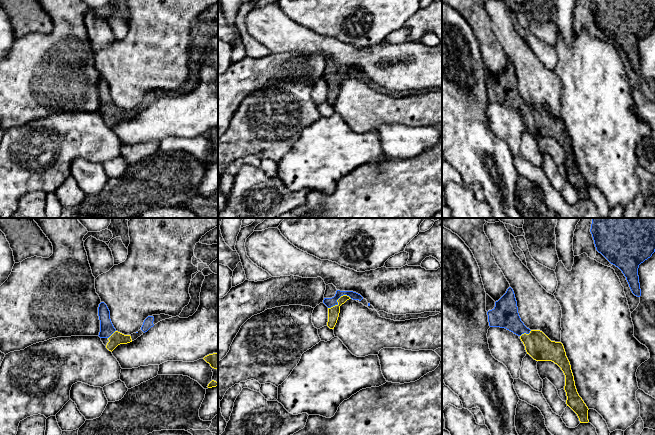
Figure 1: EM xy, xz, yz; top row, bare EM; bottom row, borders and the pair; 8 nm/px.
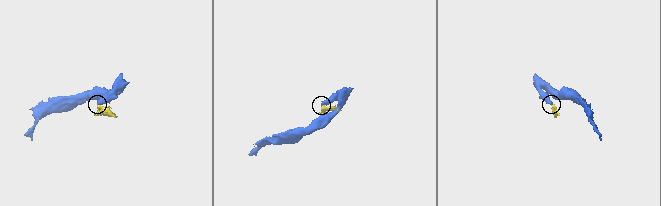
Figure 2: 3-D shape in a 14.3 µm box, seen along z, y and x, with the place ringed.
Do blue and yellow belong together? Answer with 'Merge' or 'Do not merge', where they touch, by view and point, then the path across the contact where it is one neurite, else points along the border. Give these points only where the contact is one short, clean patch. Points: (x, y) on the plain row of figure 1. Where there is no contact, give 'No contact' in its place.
Merge. Touches blue at xz (338, 74). Path across: xz (329, 78), (334, 78), (338, 74), (333, 89)

